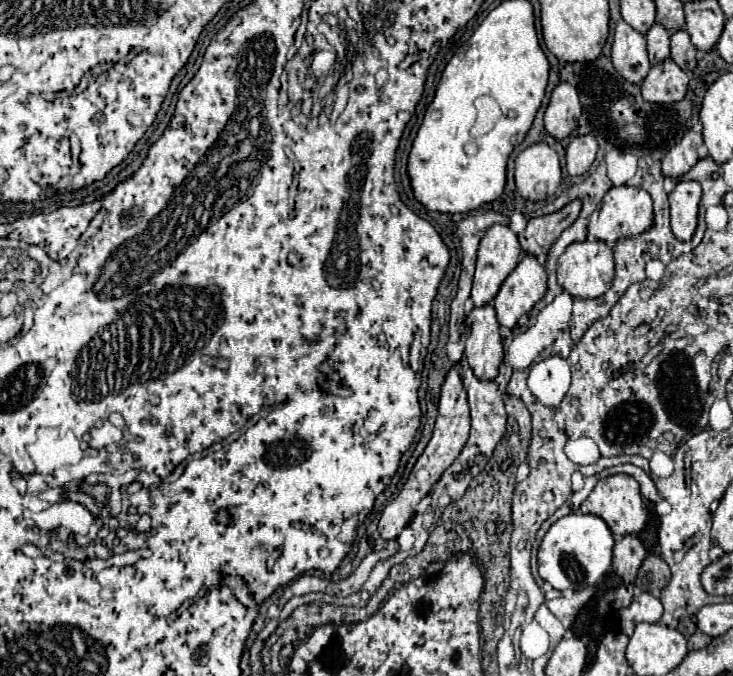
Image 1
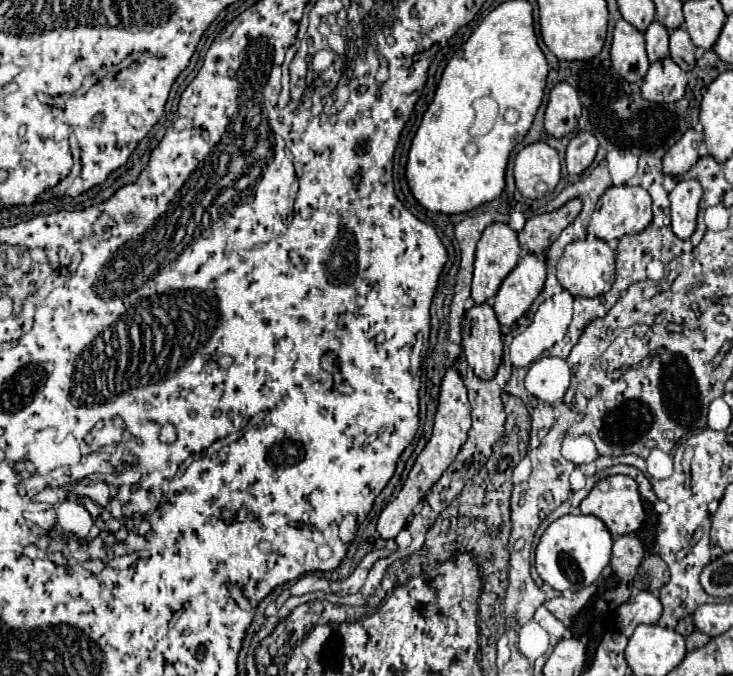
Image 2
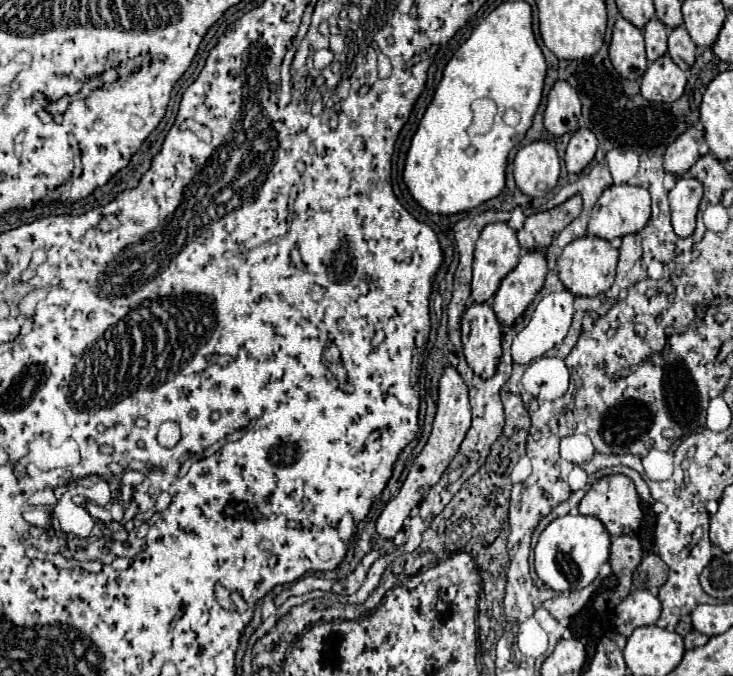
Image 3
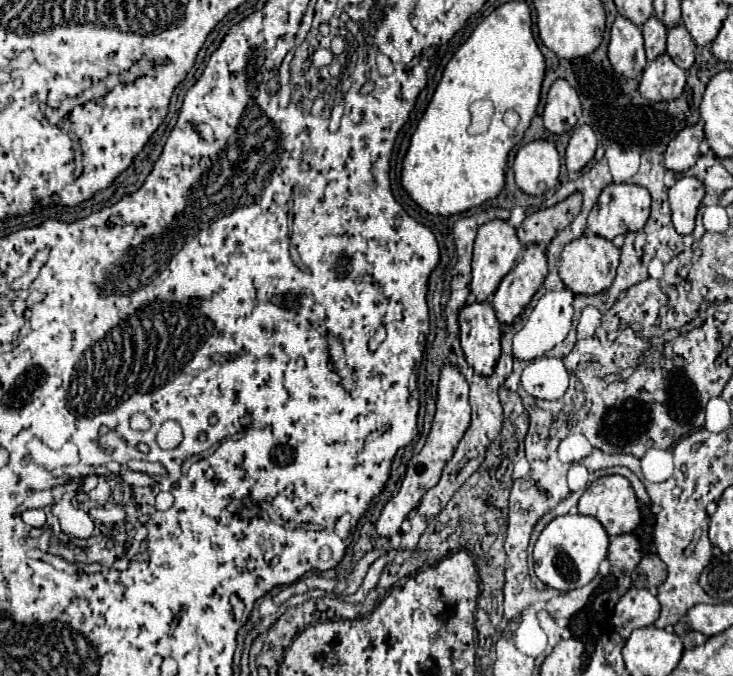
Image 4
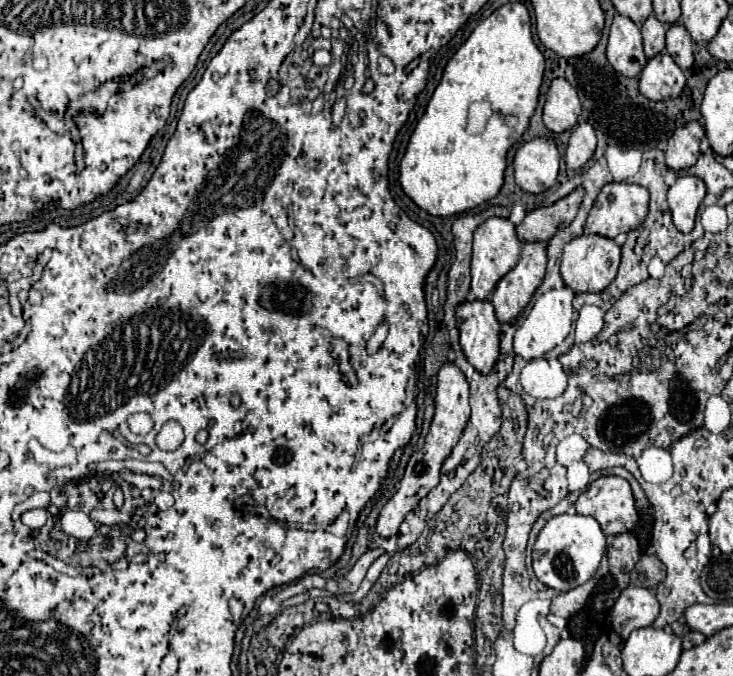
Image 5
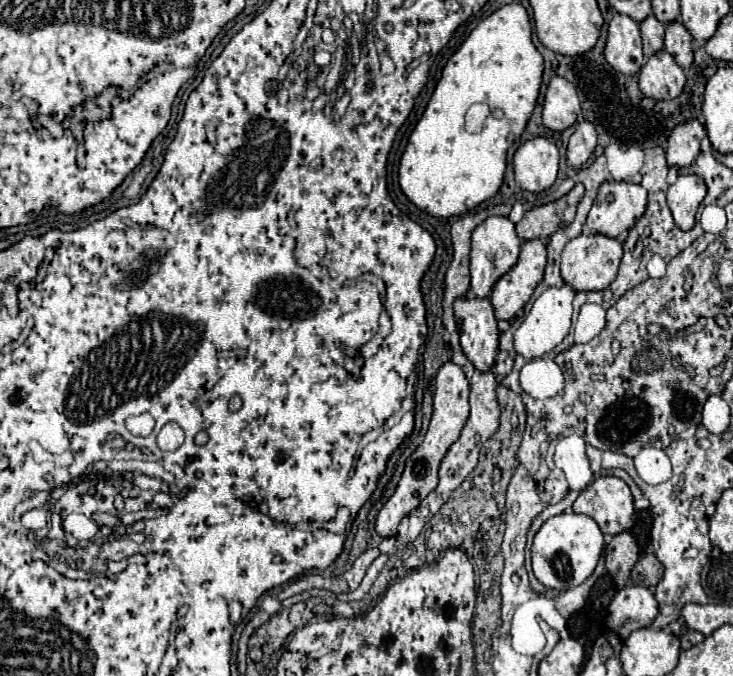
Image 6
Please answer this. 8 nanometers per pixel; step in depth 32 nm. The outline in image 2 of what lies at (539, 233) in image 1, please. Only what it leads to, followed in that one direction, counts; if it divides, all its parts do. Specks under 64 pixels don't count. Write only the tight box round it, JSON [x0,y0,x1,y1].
[518,198,582,256]

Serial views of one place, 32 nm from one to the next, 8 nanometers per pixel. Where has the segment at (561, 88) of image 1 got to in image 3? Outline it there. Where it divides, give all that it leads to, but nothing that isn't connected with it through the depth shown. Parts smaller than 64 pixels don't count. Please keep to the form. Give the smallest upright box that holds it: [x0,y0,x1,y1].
[544,80,580,136]

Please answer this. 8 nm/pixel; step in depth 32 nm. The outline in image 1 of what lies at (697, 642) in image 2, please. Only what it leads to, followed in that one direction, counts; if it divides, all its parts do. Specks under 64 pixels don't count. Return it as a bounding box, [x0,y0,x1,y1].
[688,630,712,650]

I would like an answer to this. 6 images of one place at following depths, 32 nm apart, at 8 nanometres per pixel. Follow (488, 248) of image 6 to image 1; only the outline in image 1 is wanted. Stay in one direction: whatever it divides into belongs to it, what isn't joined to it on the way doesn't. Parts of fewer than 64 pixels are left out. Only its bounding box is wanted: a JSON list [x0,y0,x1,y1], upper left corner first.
[472,224,522,306]

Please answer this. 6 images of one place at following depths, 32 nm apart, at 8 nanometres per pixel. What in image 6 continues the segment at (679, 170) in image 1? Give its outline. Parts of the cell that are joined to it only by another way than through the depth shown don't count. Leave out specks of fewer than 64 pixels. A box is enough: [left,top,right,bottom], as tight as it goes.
[666,120,706,168]

